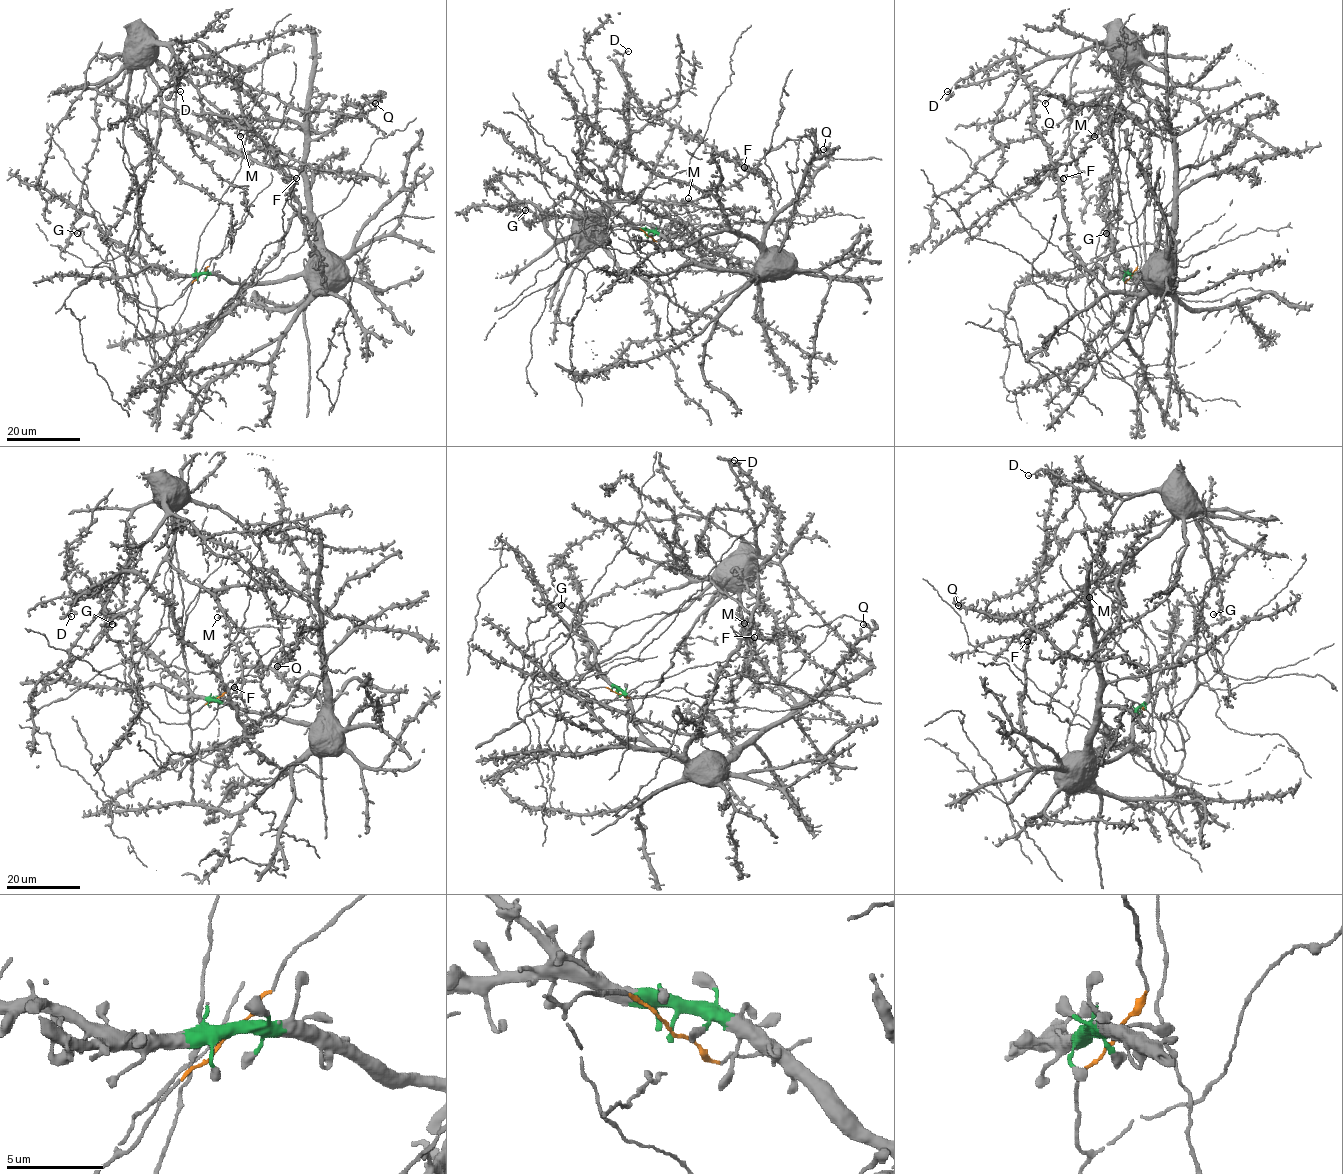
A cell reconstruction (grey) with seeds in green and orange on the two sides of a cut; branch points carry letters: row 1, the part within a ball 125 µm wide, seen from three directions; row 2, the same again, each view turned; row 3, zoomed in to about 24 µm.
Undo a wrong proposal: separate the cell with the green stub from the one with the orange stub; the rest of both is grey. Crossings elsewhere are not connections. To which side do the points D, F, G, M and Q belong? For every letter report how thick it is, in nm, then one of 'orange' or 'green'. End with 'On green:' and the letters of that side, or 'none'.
D: 170 nm | green
F: 480 nm | green
G: 400 nm | orange
M: 400 nm | orange
Q: 380 nm | green
On green: D, F, Q

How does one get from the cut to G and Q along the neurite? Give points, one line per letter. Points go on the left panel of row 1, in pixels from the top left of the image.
G: (199, 275), (158, 310), (139, 263), (137, 180), (123, 145), (126, 68), (98, 88), (98, 143), (77, 233)
Q: (199, 275), (261, 283), (300, 273), (314, 240), (306, 147), (348, 105), (379, 97), (375, 103)

